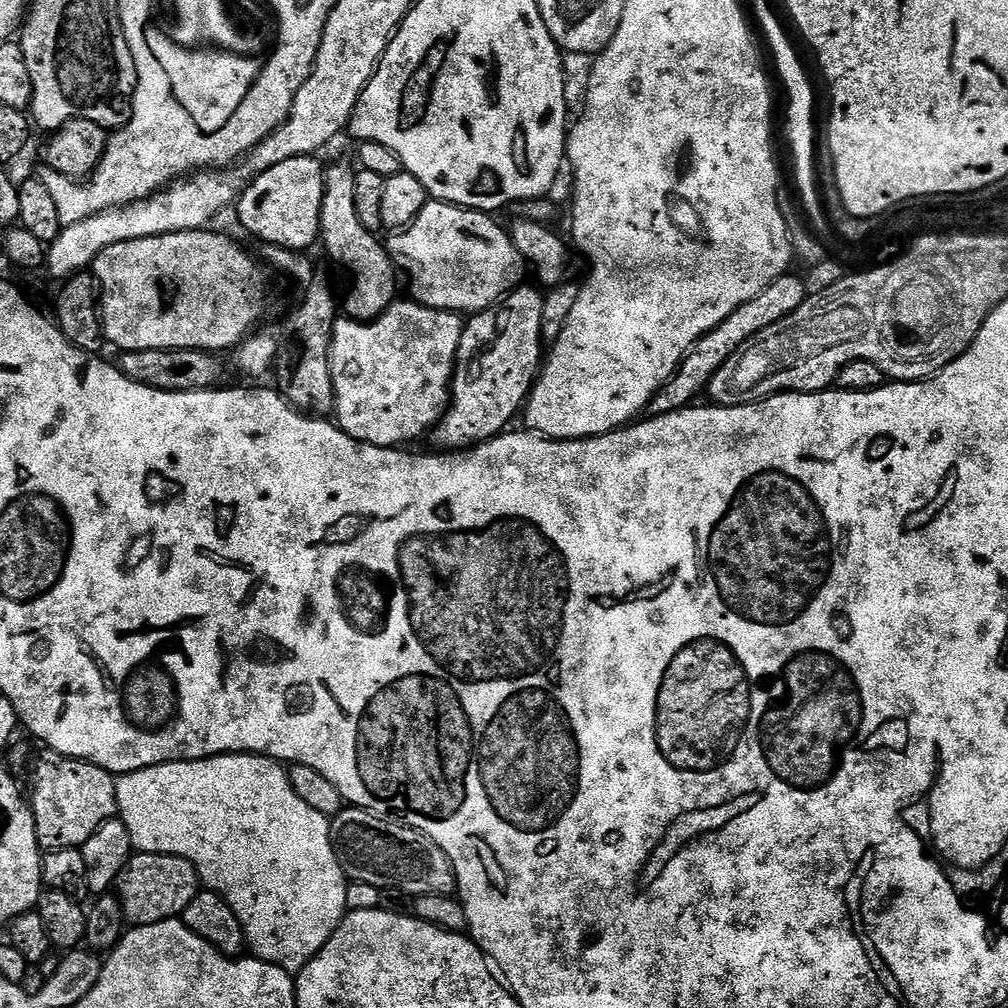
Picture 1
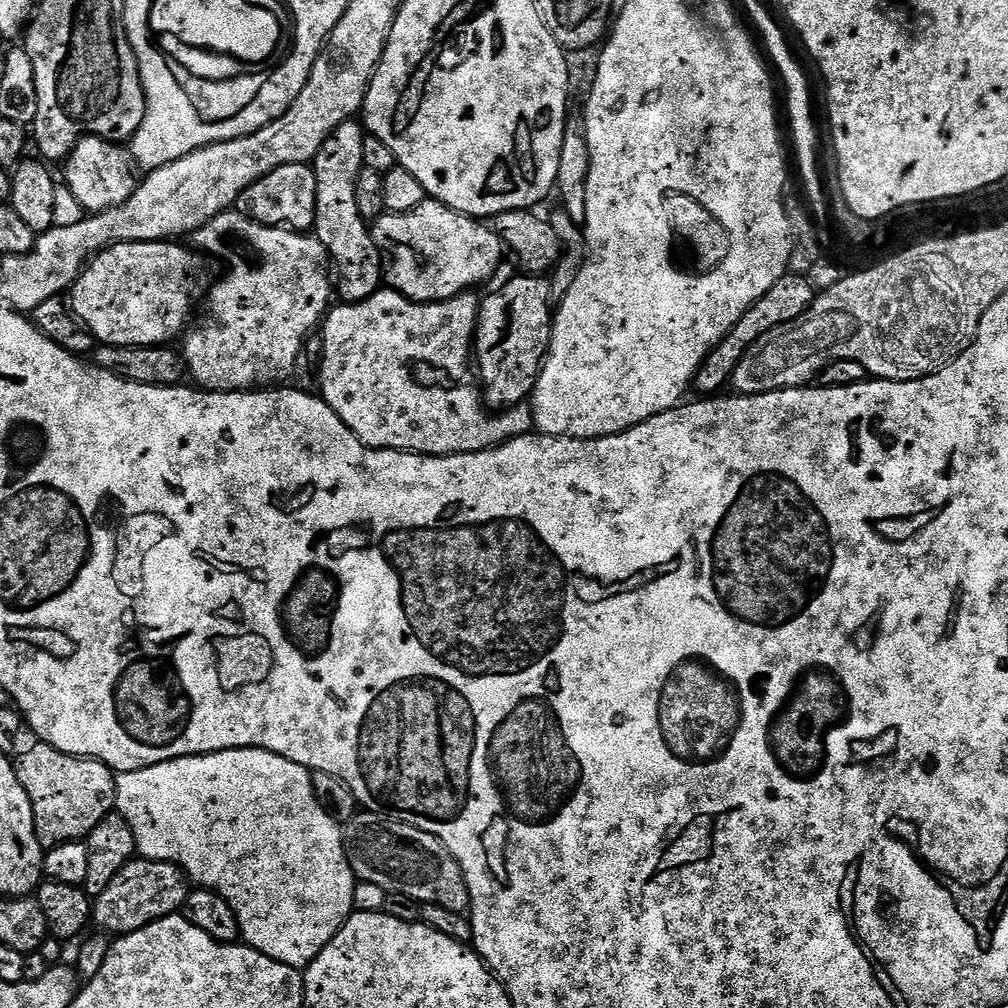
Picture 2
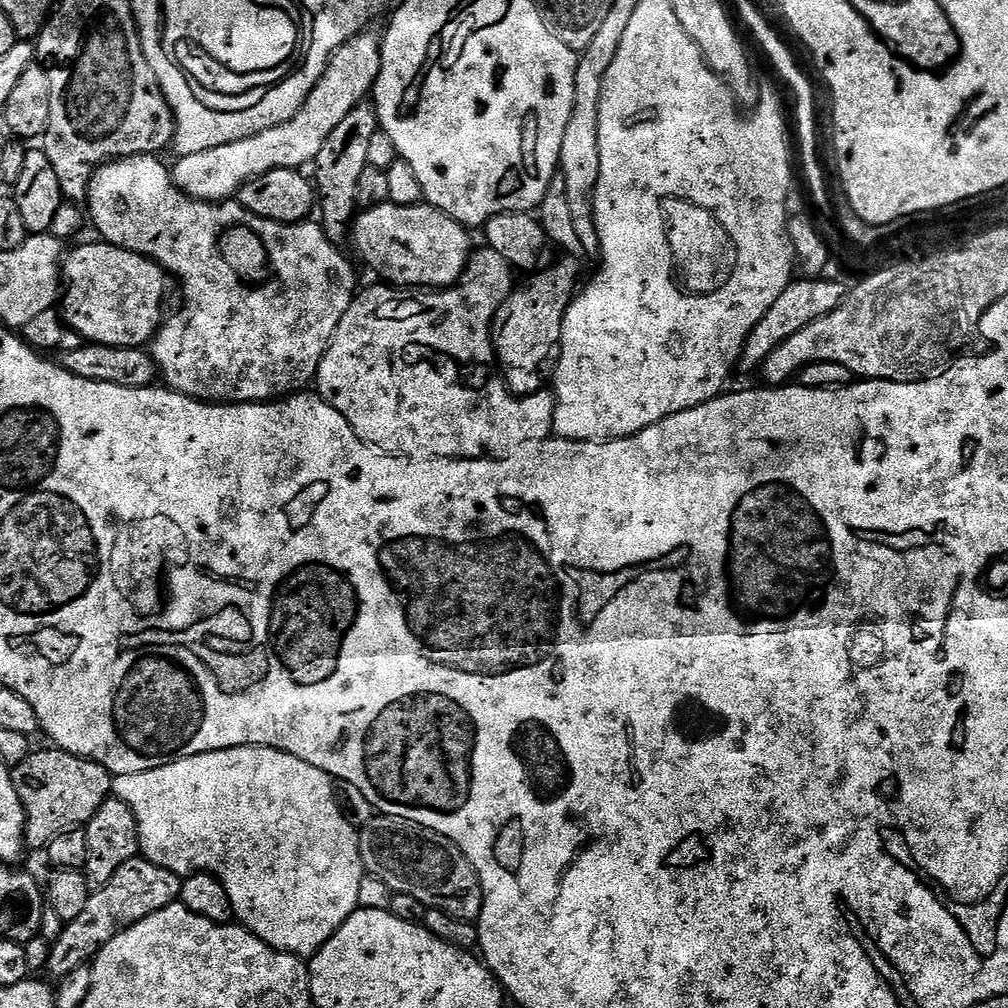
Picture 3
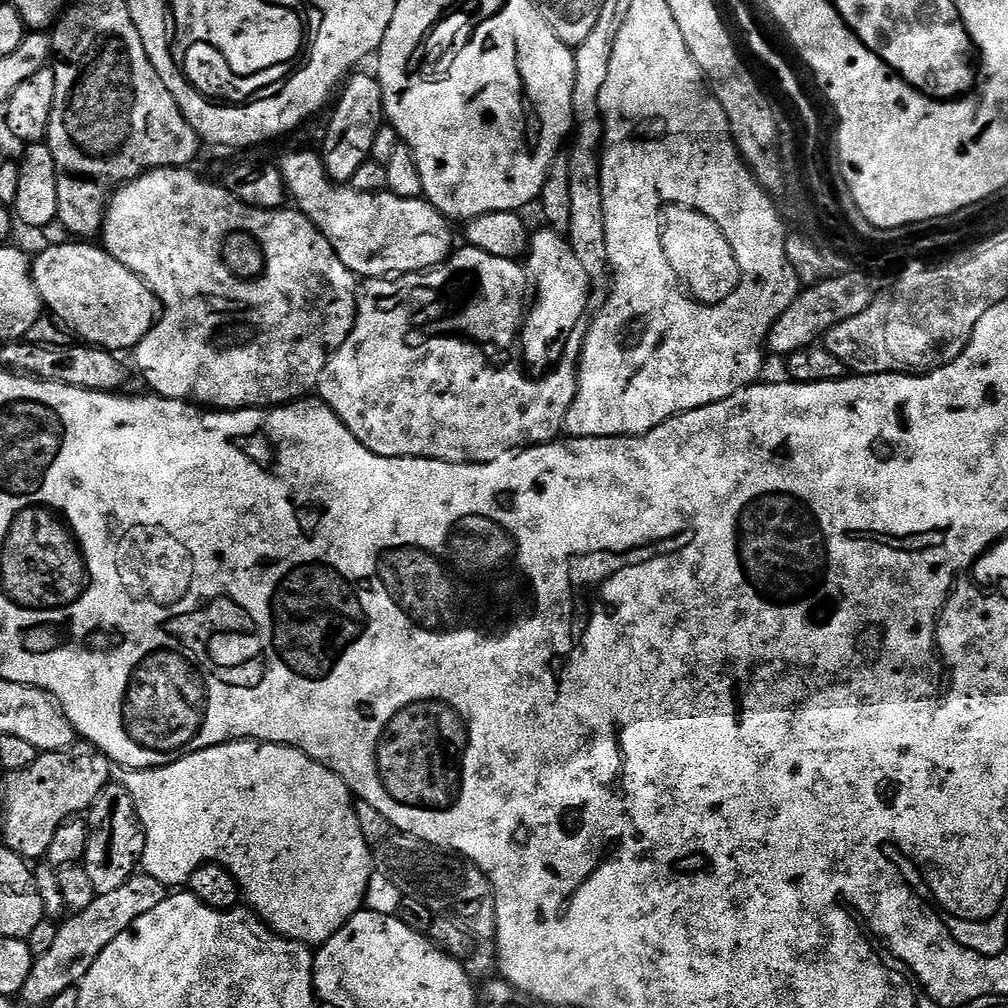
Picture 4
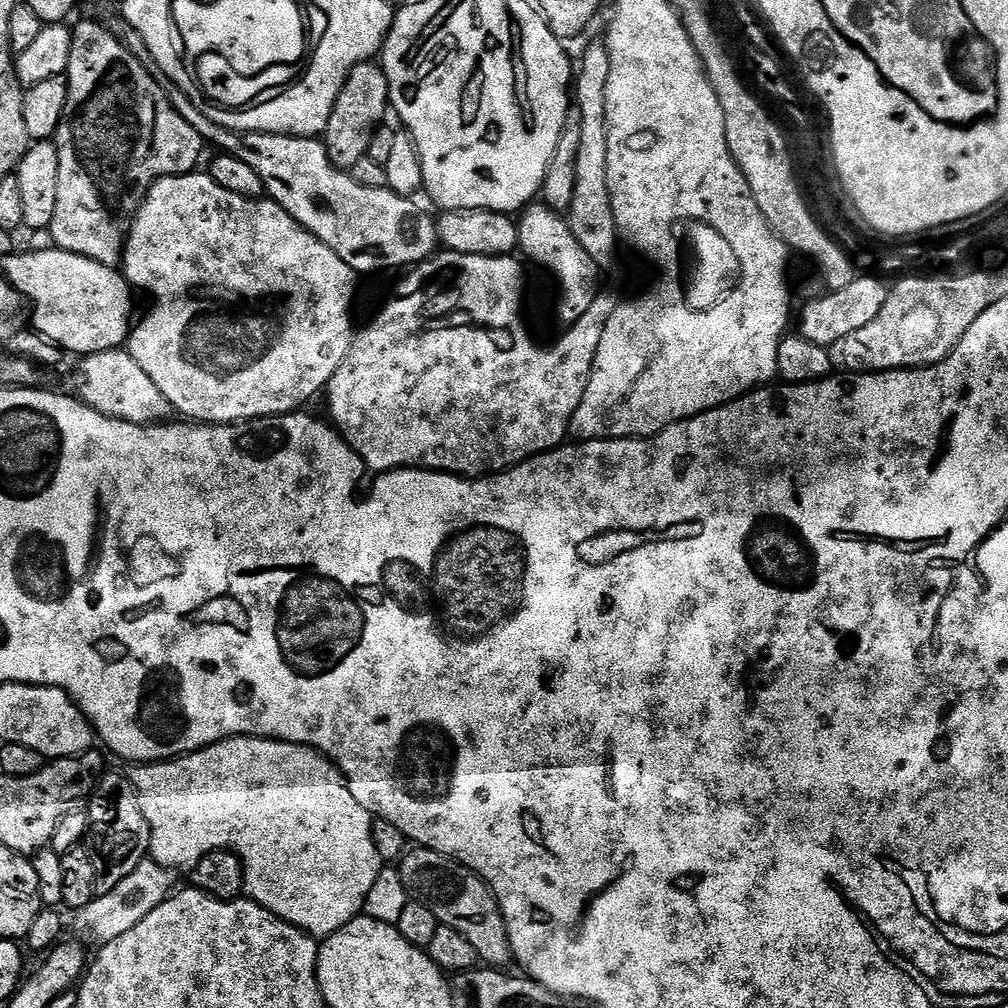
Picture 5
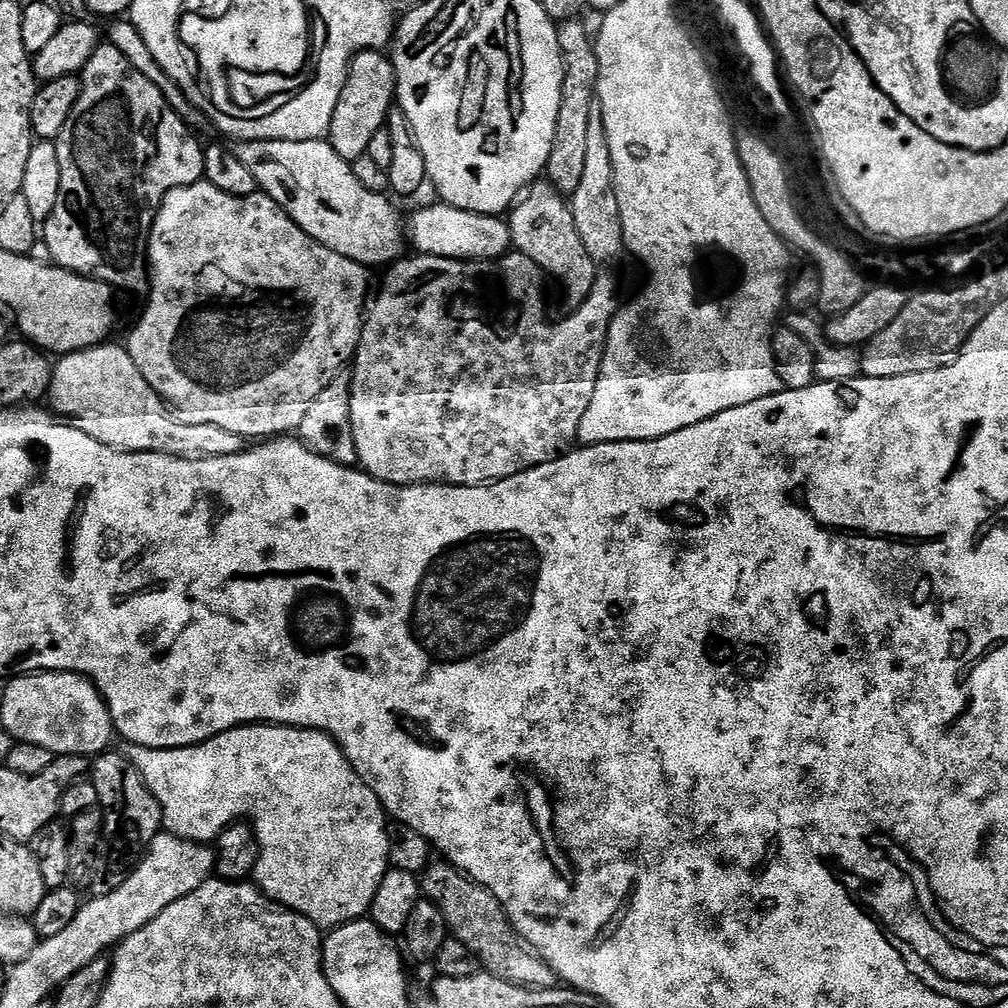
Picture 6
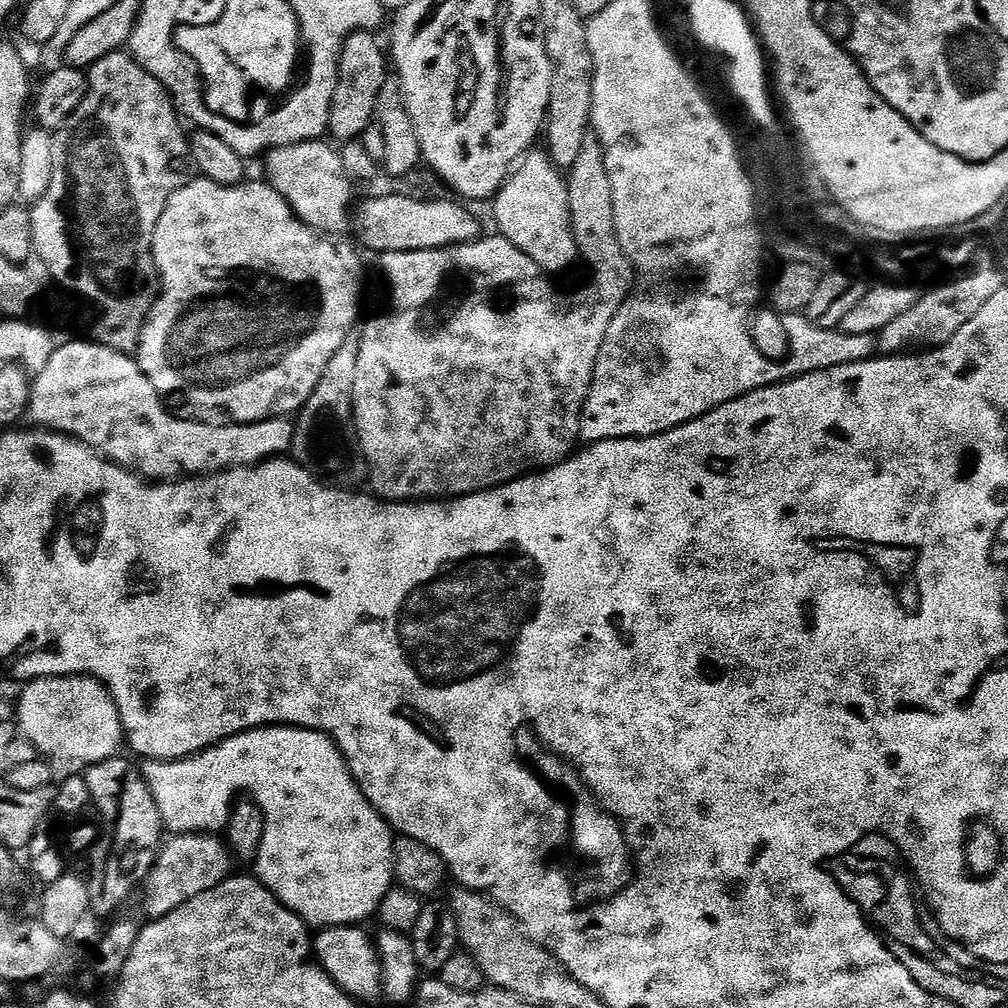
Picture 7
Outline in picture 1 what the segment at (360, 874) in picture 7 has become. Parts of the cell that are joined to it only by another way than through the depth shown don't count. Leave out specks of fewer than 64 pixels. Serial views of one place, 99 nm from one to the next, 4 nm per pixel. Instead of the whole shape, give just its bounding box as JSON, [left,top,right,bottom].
[116,754,349,974]

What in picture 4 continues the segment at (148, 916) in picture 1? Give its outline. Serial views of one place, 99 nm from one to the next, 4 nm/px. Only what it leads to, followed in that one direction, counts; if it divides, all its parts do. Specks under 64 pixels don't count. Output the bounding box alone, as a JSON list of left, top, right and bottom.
[22,874,166,1005]

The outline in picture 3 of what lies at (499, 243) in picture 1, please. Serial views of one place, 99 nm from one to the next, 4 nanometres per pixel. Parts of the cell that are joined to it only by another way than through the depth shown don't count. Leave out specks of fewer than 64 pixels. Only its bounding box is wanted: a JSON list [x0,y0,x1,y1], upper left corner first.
[351,202,474,290]

